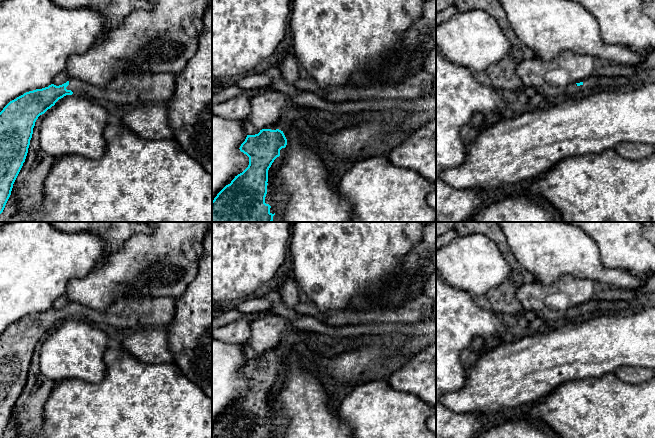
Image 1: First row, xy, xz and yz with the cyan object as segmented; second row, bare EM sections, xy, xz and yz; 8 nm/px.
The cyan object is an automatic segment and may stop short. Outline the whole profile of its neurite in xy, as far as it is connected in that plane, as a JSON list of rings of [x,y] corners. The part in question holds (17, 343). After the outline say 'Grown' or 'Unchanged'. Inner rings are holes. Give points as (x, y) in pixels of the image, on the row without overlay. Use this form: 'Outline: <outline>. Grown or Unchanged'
Outline: [[[172,297],[120,298],[105,310],[71,303],[59,310],[51,308],[26,316],[10,325],[0,336],[0,438],[25,386],[36,344],[59,323],[74,318],[123,330],[166,328],[175,308],[176,299]]]. Grown

